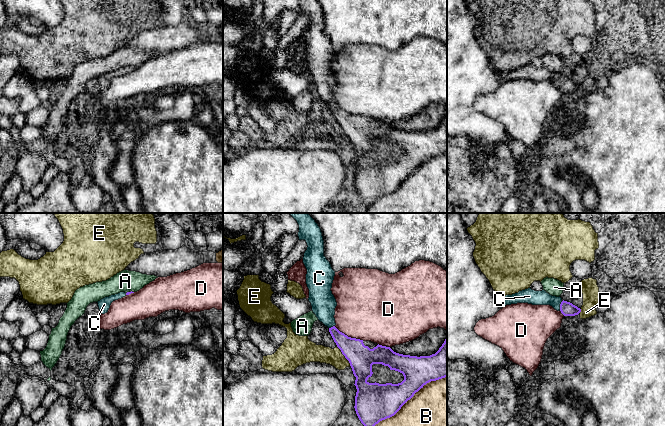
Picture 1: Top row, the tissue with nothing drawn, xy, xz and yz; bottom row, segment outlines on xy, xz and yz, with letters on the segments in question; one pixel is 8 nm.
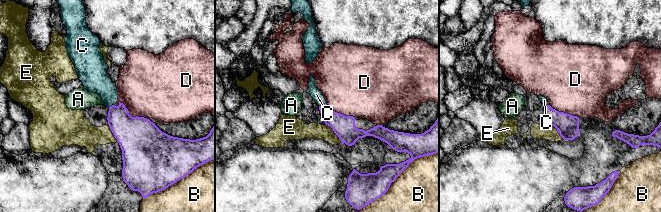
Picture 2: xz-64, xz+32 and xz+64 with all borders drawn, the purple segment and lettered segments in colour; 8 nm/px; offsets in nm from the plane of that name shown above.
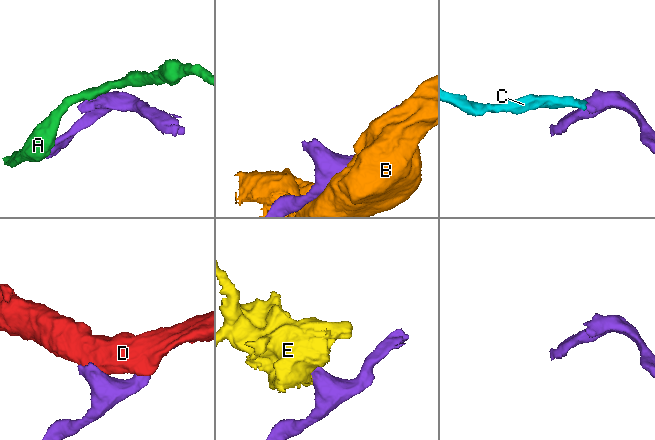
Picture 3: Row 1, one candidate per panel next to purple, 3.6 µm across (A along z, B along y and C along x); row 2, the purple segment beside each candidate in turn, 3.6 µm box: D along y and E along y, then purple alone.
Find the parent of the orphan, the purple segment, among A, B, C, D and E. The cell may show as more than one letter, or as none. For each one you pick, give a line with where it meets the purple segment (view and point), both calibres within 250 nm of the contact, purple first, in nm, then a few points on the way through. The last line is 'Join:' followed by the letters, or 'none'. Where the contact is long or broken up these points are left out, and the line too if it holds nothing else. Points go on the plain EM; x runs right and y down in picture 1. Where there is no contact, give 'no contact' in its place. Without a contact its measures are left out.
C: contact yz (560, 82); calibres 110 and 120 nm; way yz (567, 85), (560, 82), (554, 77), (533, 73)
Join: C

